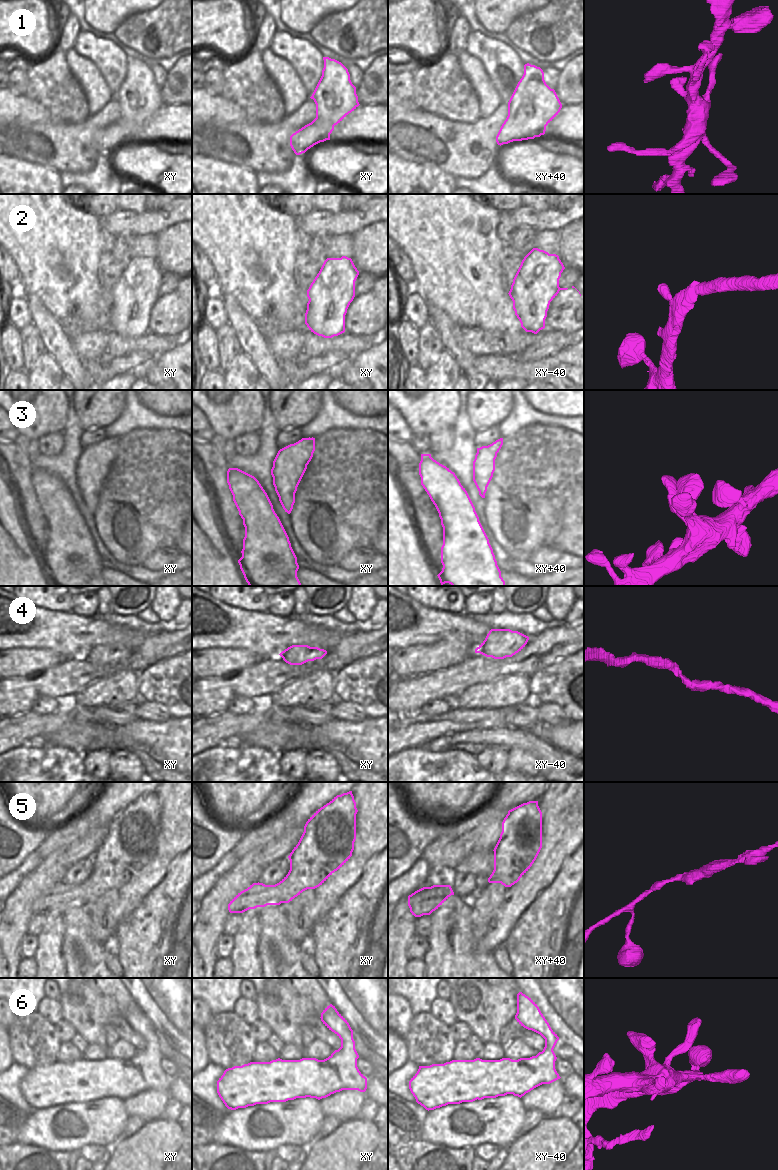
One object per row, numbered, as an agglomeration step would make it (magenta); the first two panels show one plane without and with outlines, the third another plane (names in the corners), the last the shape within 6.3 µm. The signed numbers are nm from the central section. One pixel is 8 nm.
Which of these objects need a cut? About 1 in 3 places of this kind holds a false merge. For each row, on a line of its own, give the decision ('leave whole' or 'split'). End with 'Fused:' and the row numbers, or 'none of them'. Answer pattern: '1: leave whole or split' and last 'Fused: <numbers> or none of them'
1: leave whole
2: split
3: leave whole
4: leave whole
5: leave whole
6: split
Fused: 2, 6

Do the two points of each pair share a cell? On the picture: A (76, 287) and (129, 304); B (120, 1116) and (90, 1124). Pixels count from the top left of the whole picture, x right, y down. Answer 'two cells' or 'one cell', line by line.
A: two cells
B: one cell

